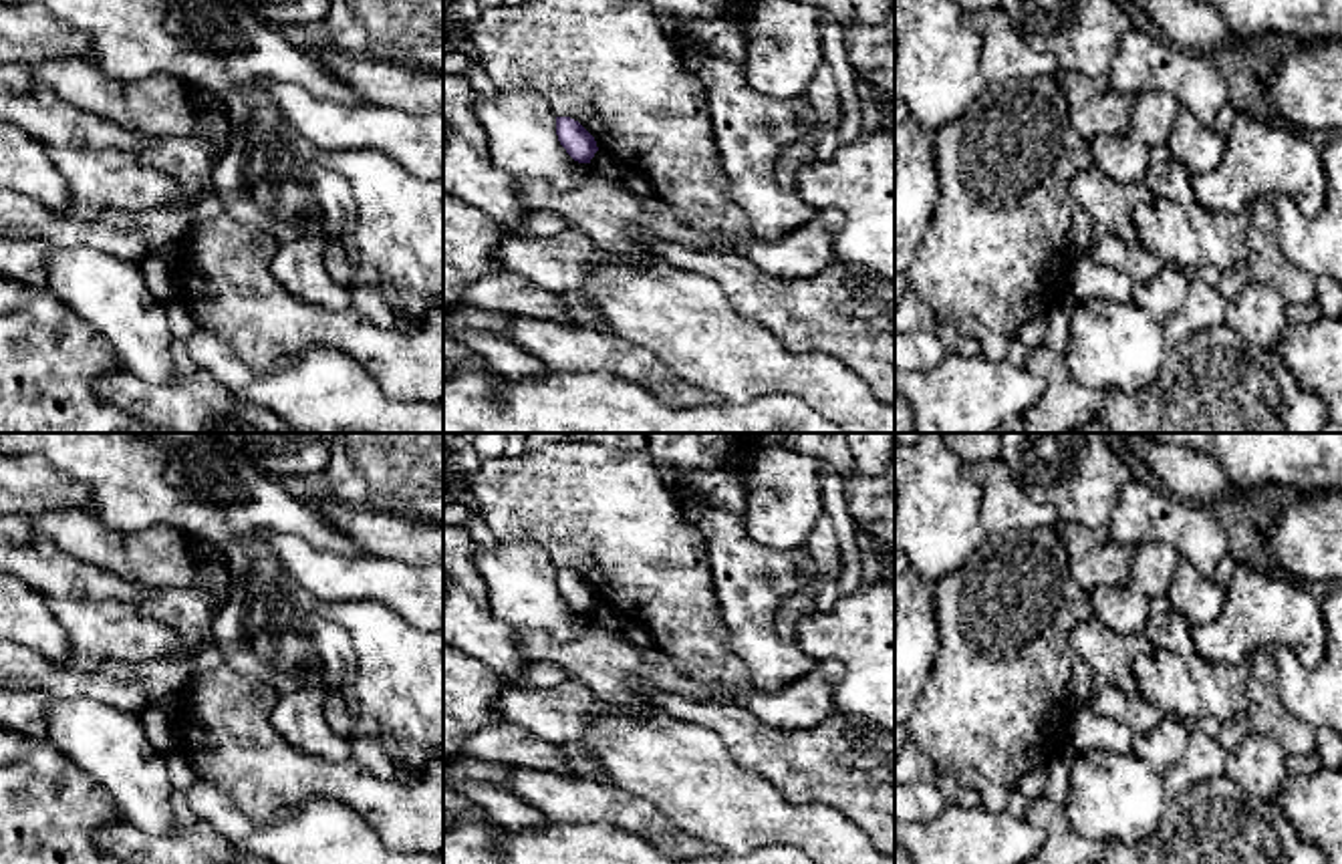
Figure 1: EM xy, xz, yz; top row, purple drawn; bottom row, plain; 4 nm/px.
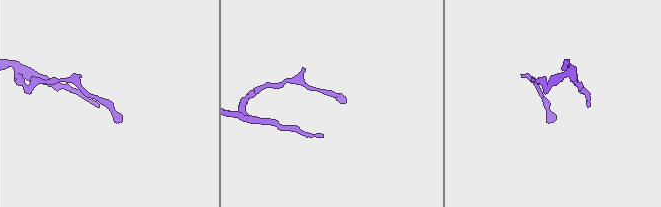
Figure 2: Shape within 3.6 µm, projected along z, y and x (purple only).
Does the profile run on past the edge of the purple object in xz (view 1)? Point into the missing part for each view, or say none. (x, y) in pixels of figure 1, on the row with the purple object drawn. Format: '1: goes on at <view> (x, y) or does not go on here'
1: does not go on here

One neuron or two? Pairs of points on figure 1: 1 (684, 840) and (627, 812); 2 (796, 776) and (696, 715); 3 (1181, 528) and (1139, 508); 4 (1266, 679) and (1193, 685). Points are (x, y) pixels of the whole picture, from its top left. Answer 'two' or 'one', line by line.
1: one
2: one
3: one
4: two

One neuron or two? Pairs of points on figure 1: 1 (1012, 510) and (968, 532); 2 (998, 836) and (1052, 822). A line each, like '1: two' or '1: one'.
1: two
2: two

